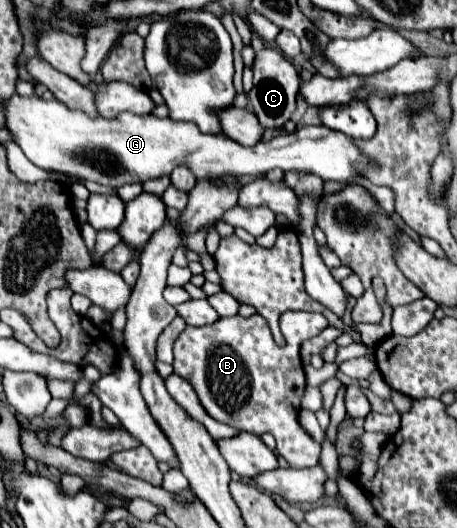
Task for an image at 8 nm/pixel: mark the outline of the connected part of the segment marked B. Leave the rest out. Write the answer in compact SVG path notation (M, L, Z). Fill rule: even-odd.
M286 311L280 315L286 349L280 349L262 315L220 317L212 325L186 327L174 343L174 373L192 383L202 407L218 421L254 435L272 433L278 453L290 467L312 467L318 463L320 445L298 421L306 375L300 359L300 345L328 327L322 313ZM254 423L254 425L238 425Z

